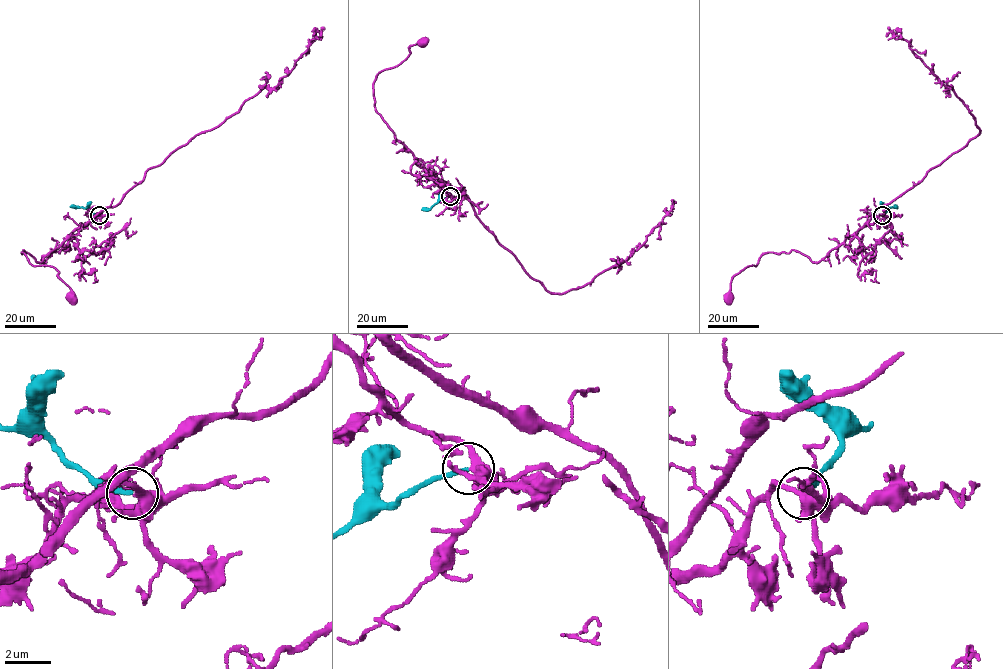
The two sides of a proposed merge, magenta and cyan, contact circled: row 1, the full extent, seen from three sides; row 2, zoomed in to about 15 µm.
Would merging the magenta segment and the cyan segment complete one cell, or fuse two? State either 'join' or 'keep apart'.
keep apart

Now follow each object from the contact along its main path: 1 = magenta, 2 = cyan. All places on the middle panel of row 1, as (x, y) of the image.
1: (450, 196), (395, 137), (375, 109), (375, 77), (398, 66), (410, 53), (410, 46), (422, 42)
2: (450, 196), (421, 210)

